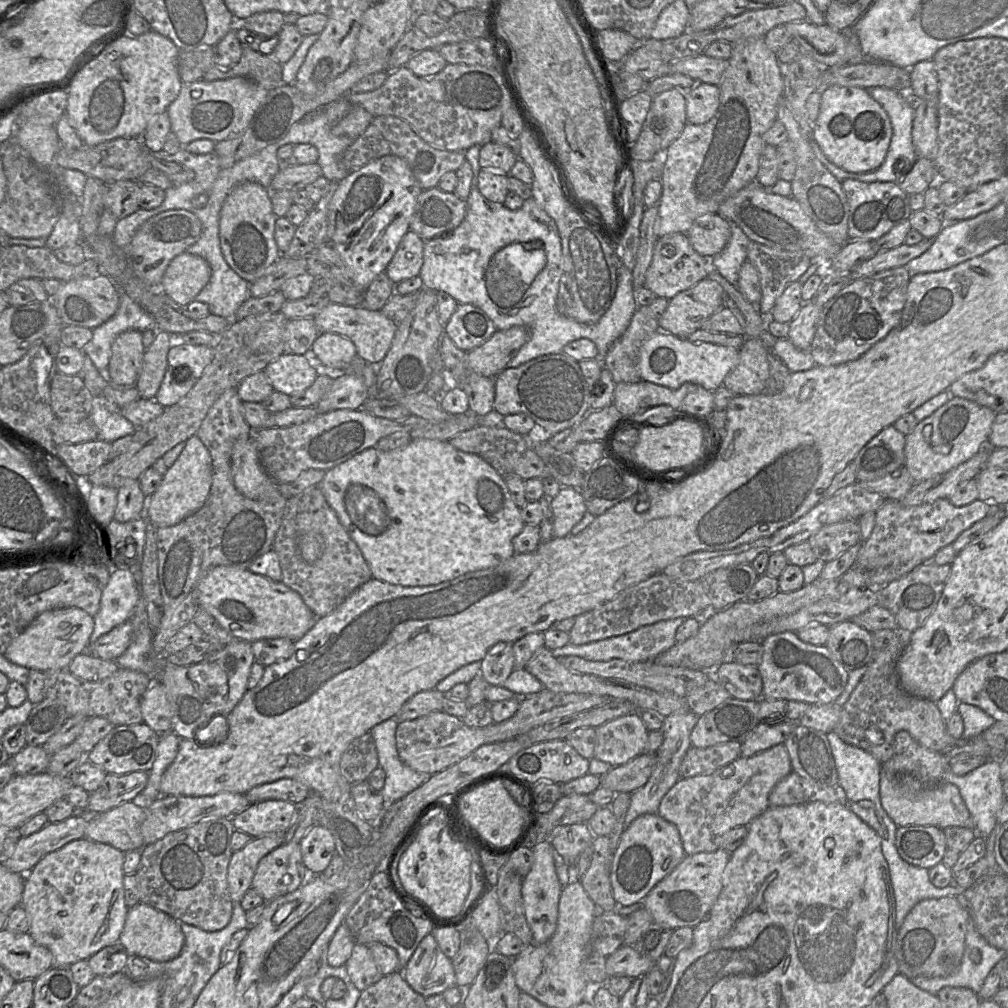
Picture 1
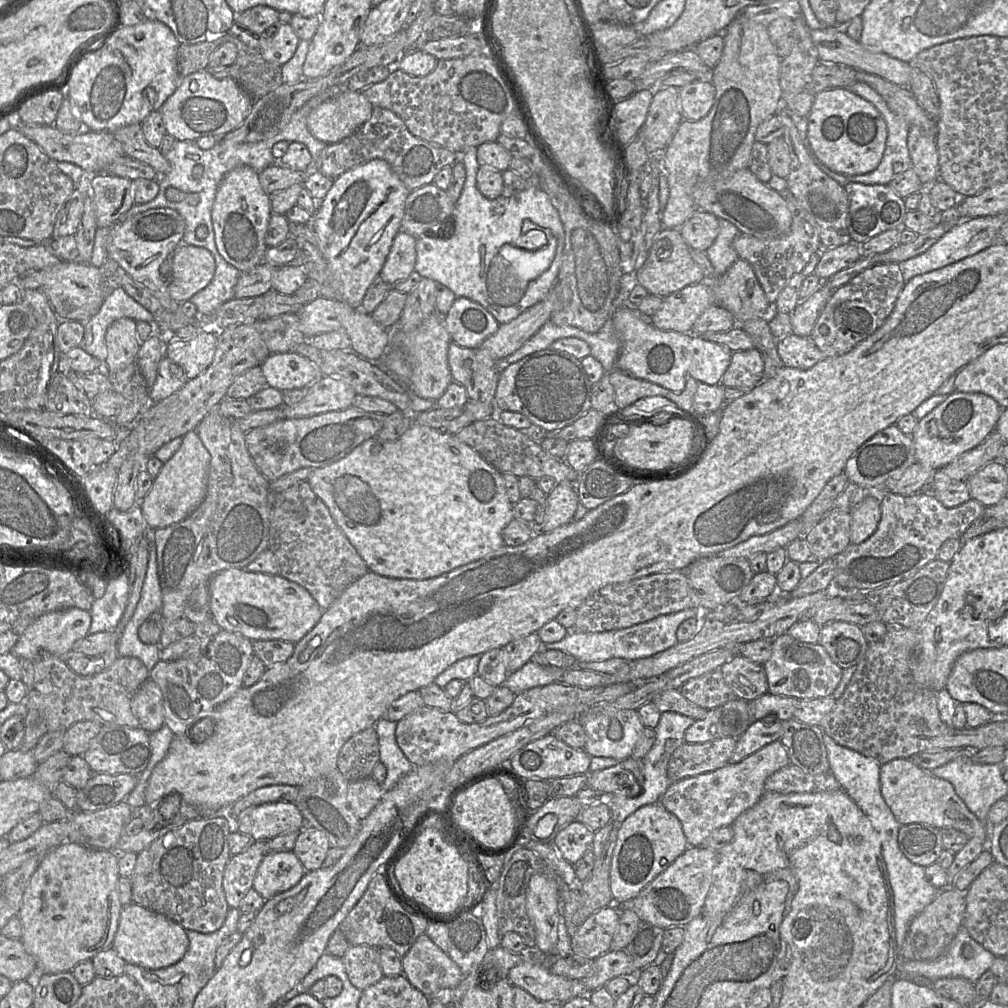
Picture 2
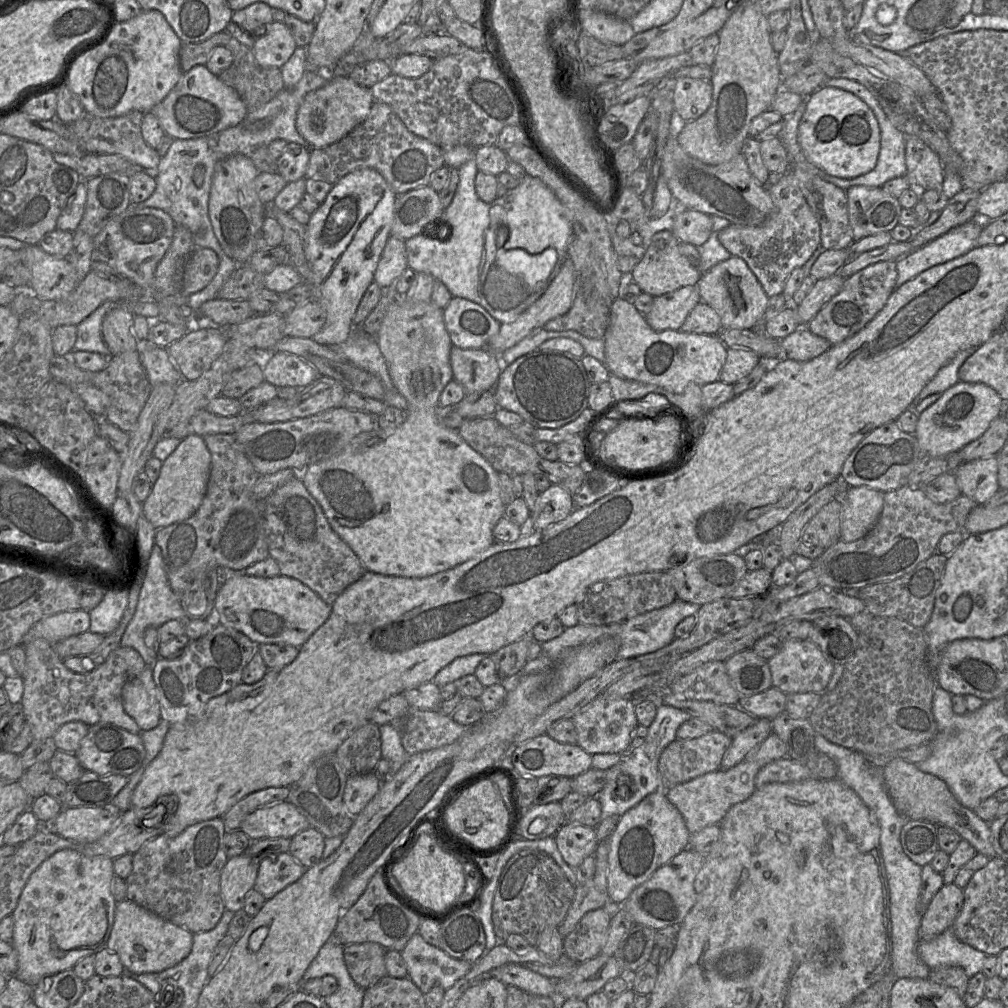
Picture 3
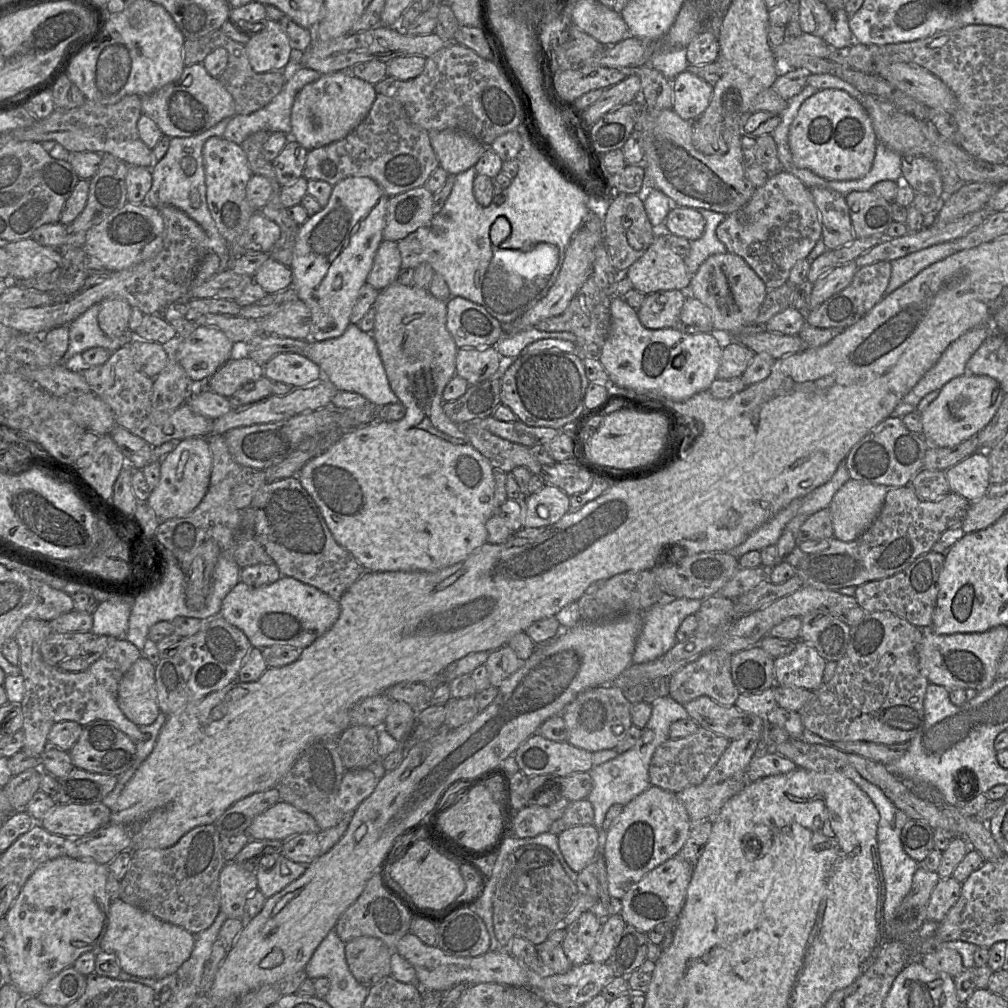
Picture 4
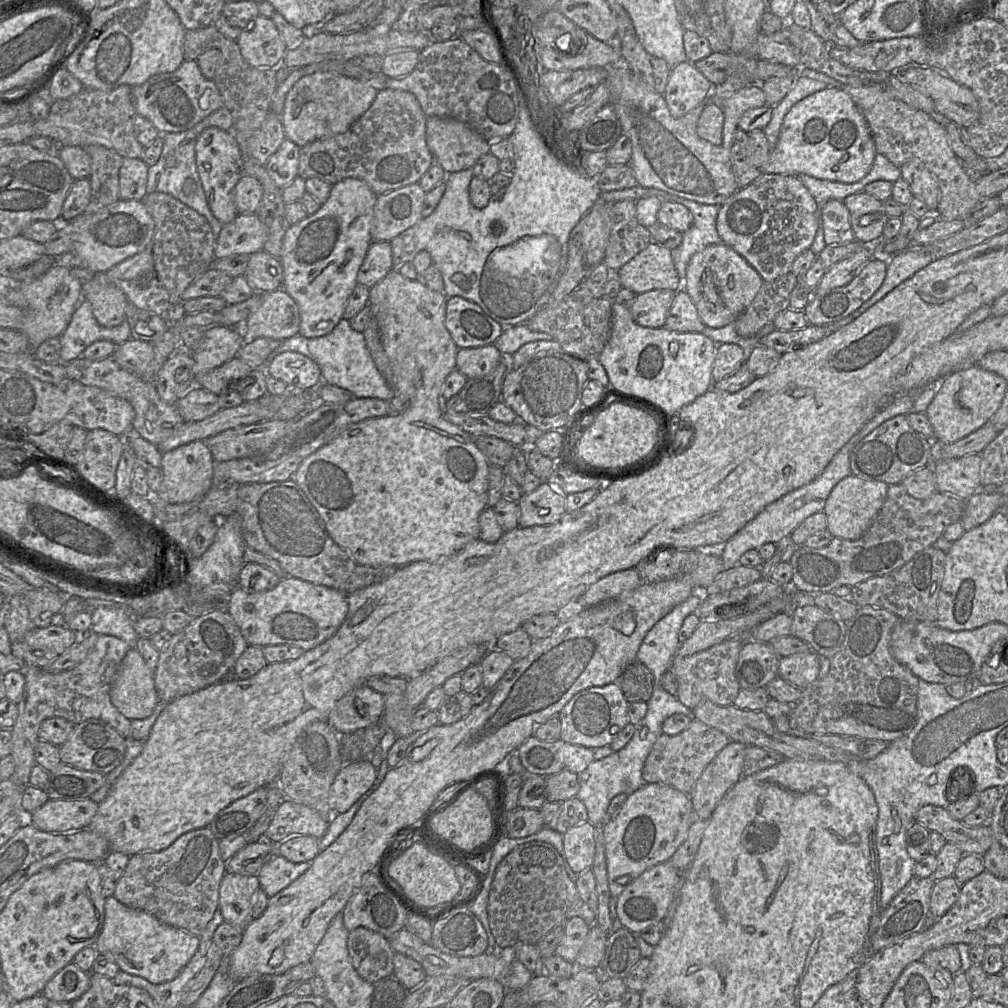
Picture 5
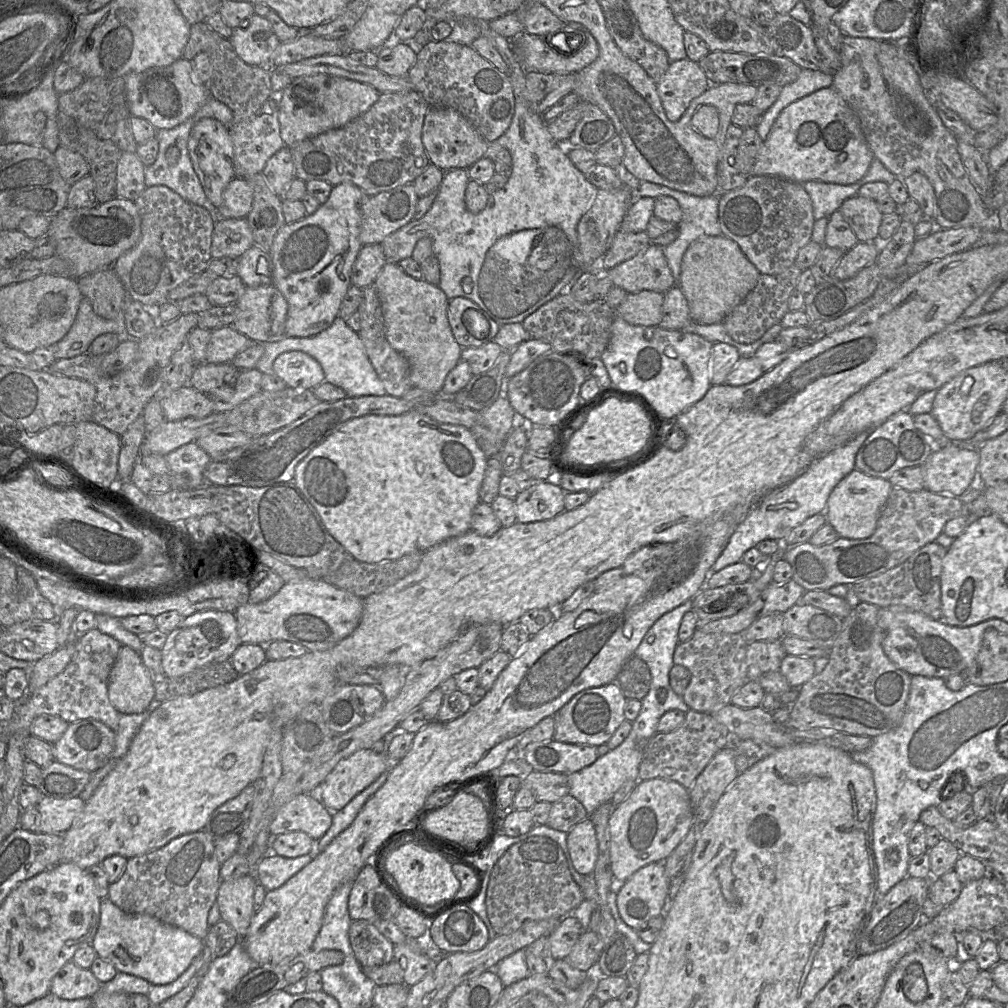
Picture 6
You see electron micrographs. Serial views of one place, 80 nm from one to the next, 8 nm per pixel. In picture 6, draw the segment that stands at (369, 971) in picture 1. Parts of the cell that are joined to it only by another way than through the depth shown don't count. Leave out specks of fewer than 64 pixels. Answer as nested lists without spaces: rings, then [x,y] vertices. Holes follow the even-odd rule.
[[[364,920],[352,921],[349,940],[355,959],[361,967],[381,966],[394,959],[394,944],[372,923]]]

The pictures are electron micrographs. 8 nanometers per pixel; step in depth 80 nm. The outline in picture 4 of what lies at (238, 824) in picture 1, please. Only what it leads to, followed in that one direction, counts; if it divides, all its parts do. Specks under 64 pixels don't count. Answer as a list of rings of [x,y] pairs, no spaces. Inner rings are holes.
[[[282,800],[258,815],[246,831],[254,840],[282,842],[301,833],[320,832],[320,828],[311,815]]]

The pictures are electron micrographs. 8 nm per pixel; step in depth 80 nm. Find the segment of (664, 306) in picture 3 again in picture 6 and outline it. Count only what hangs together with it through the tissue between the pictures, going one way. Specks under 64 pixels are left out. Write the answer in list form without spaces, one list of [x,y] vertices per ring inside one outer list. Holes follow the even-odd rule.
[[[642,290],[628,293],[614,311],[631,325],[659,326],[663,302],[664,293]]]

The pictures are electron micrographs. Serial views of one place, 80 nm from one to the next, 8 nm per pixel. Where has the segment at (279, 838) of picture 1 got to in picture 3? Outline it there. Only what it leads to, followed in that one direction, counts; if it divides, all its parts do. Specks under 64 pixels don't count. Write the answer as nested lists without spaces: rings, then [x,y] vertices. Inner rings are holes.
[[[246,854],[228,859],[220,879],[225,909],[234,913],[243,910],[245,897],[254,889],[258,867],[259,863]]]

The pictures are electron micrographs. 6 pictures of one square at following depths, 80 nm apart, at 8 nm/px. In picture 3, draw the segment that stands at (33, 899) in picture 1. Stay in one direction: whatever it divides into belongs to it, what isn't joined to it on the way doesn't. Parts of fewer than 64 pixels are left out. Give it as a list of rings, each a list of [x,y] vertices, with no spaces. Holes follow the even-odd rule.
[[[63,849],[47,858],[29,877],[19,897],[18,904],[11,914],[14,921],[14,931],[10,943],[16,950],[18,956],[18,967],[13,976],[29,986],[34,987],[42,978],[73,969],[84,957],[95,955],[100,950],[106,948],[106,943],[112,931],[117,904],[111,891],[111,881],[114,875],[113,860],[106,856],[87,856],[74,849]]]

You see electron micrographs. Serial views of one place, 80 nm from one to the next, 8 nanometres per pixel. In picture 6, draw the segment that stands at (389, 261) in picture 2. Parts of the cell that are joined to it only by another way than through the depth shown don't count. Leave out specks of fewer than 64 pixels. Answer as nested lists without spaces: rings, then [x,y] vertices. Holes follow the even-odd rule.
[[[380,243],[362,246],[352,267],[351,285],[361,289],[372,285],[385,264]]]

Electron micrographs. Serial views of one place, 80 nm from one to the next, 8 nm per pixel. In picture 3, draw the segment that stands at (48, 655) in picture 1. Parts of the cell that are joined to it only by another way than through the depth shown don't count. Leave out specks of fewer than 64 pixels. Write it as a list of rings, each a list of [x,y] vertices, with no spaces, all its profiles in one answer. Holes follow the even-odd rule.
[[[75,610],[69,612],[60,612],[48,617],[45,617],[35,623],[28,632],[22,638],[22,644],[20,645],[27,645],[28,643],[32,642],[35,639],[45,639],[51,645],[64,640],[70,636],[82,634],[89,630],[90,626],[90,616],[89,612],[85,610]]]

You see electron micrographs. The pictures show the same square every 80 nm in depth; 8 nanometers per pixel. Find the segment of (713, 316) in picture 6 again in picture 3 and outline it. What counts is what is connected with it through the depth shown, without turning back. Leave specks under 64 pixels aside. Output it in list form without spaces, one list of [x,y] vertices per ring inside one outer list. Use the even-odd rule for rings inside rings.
[[[731,256],[702,273],[697,284],[701,301],[719,315],[723,330],[752,329],[763,323],[768,296],[761,283],[740,257]]]

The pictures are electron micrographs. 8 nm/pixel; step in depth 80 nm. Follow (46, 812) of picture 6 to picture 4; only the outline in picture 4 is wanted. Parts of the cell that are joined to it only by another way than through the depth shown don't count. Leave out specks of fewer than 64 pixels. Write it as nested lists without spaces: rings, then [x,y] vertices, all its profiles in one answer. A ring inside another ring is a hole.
[[[57,803],[40,821],[48,832],[64,837],[80,837],[110,824],[111,809],[102,803]]]

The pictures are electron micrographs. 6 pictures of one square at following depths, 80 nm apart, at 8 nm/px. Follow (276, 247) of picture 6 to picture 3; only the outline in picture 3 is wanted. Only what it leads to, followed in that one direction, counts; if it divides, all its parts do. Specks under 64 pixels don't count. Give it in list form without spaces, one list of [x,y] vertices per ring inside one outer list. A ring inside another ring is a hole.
[[[363,168],[345,175],[337,183],[335,183],[332,189],[329,191],[324,202],[319,204],[316,211],[311,214],[310,220],[306,224],[305,244],[305,255],[310,265],[311,273],[309,274],[309,277],[304,280],[304,282],[306,282],[311,287],[313,299],[317,300],[326,311],[326,321],[324,326],[312,337],[313,341],[315,341],[316,343],[326,345],[328,347],[333,347],[344,342],[348,338],[349,333],[353,328],[353,317],[355,315],[356,309],[366,289],[374,280],[374,273],[378,266],[378,262],[386,245],[386,242],[391,236],[396,197],[397,195],[380,173],[371,168]]]

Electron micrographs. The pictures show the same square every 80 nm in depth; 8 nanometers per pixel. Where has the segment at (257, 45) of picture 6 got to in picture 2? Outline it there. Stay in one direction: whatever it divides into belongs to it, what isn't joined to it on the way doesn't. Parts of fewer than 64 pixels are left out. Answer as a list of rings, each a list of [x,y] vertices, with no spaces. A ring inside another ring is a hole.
[[[278,23],[260,37],[259,52],[271,63],[282,66],[294,55],[300,39],[289,23]]]

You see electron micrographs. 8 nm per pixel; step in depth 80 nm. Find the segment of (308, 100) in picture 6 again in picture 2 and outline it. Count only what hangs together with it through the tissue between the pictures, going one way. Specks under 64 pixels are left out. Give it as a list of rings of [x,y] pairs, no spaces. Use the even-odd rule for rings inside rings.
[[[343,89],[337,96],[314,108],[307,117],[307,127],[318,140],[330,145],[353,134],[371,116],[373,105],[360,91]]]

